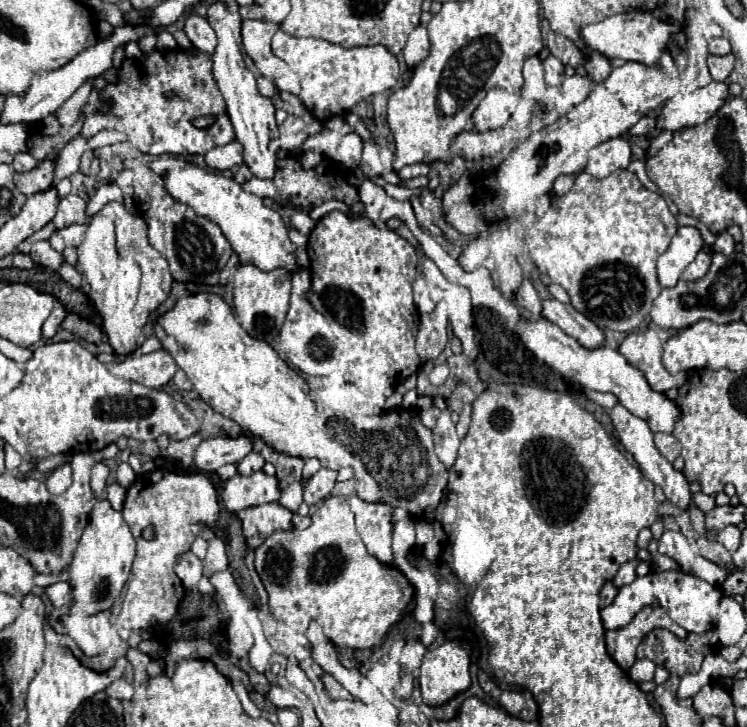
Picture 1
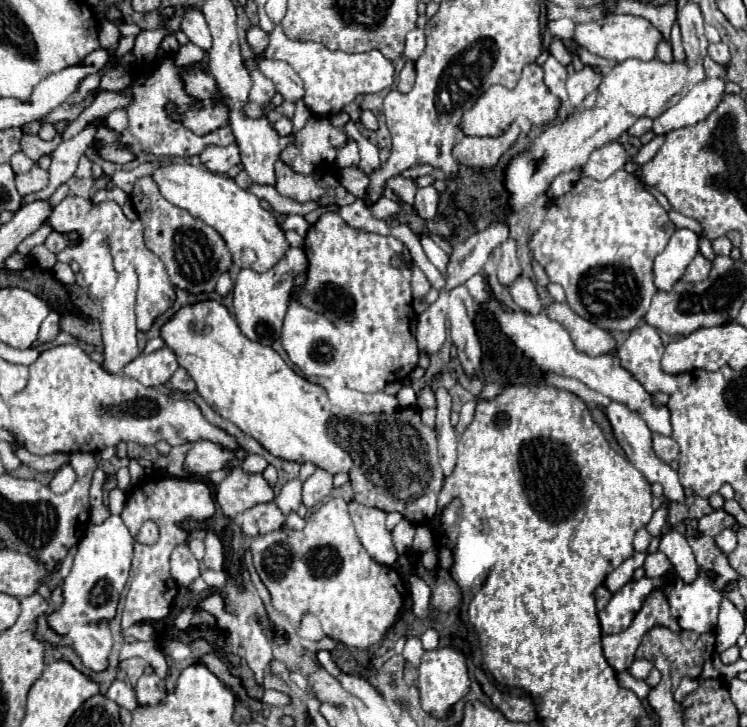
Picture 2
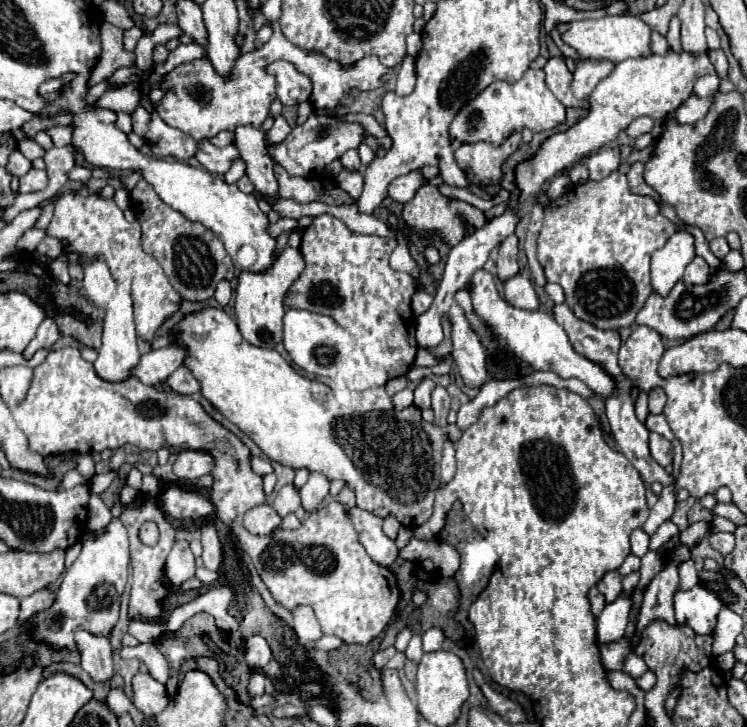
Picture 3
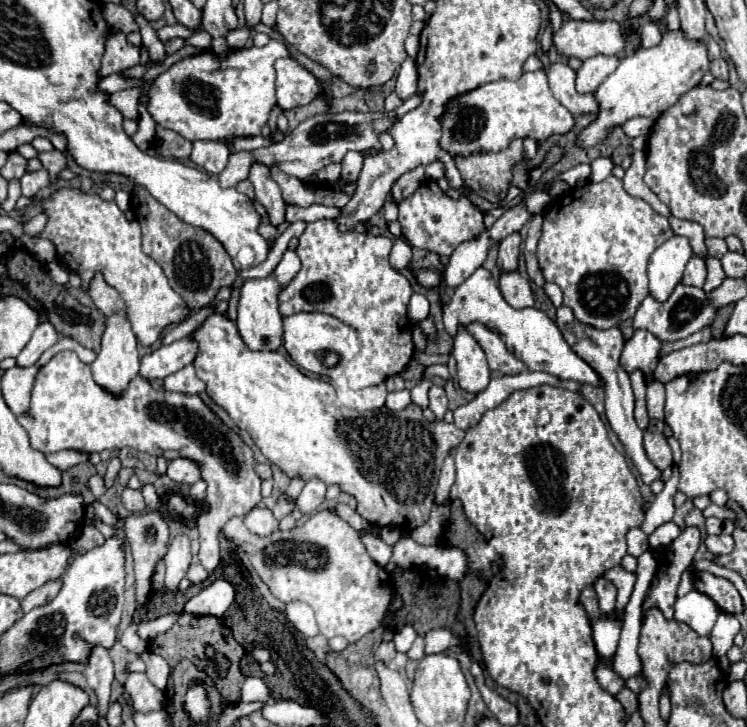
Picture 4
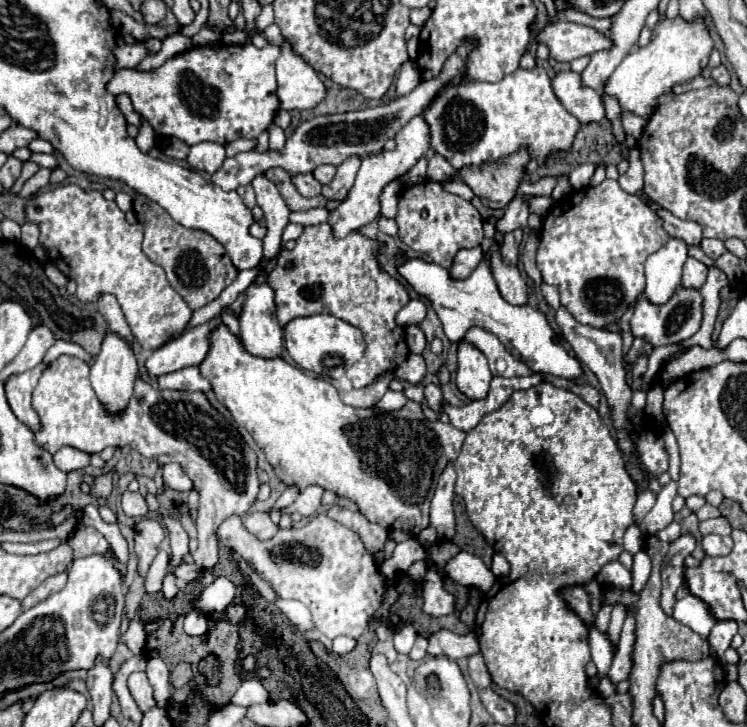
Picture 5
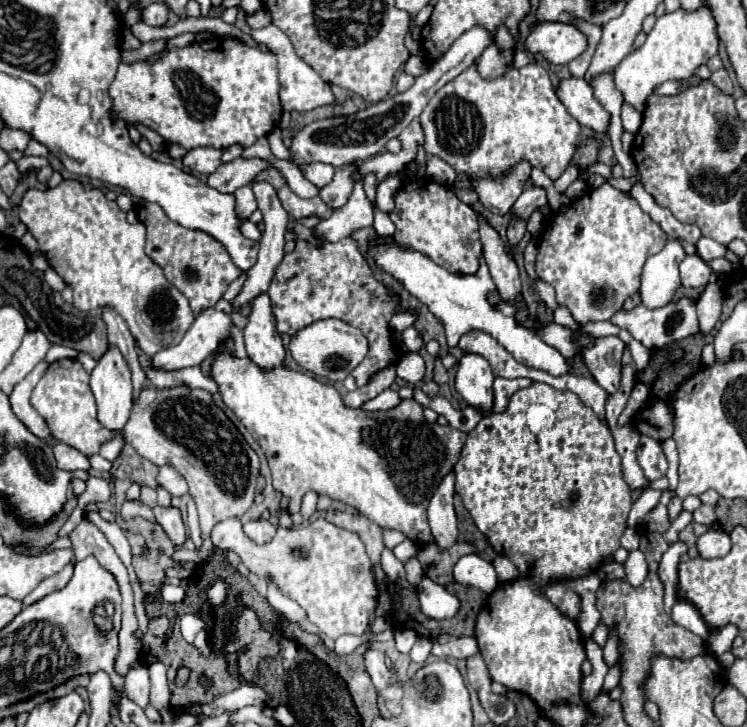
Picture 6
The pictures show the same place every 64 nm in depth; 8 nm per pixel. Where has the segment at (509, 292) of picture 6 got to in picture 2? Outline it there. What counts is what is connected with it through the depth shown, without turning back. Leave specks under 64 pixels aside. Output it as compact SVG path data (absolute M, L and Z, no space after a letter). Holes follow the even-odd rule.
M516 278L510 286L508 286L508 292L514 300L514 304L520 308L520 310L526 310L530 314L538 314L542 310L542 304L540 304L540 298L538 298L538 292L536 292L536 286L532 284L530 278Z

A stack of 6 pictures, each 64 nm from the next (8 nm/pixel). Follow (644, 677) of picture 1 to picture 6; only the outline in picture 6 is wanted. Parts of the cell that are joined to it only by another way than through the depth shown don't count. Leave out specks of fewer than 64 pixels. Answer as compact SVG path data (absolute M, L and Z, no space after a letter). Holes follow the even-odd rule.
M640 550L628 552L628 558L626 558L626 562L622 566L624 566L624 572L626 572L626 580L632 586L640 586L644 582L646 574L648 574L648 564L646 564L644 554ZM616 664L616 666L612 666L612 668L608 670L608 674L606 674L606 678L604 678L602 692L604 692L604 694L608 694L612 688L616 688L616 686L618 686L618 682L620 682L620 666Z

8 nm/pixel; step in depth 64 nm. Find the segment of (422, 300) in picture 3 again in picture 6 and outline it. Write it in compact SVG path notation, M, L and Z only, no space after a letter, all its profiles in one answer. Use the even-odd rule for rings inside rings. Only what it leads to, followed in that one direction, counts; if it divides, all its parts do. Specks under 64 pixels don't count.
M400 312L400 314L394 314L394 316L392 316L390 328L392 328L394 332L402 332L404 328L412 326L414 320L416 320L416 314L414 314L414 312Z

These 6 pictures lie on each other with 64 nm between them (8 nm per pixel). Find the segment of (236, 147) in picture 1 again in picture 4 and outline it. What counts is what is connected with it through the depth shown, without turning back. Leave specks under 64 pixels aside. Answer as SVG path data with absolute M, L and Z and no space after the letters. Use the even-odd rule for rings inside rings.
M194 142L190 160L206 170L208 174L220 174L226 168L226 162L230 158L230 150L224 142Z

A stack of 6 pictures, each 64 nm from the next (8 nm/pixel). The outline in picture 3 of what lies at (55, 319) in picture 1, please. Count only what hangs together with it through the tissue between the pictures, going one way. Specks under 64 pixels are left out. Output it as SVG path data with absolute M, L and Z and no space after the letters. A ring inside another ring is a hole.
M46 318L40 326L38 326L38 332L36 336L32 338L32 342L26 346L26 350L22 352L22 356L26 360L30 360L34 356L36 350L42 350L42 348L50 348L56 340L60 338L60 332L58 332L58 326L52 318Z

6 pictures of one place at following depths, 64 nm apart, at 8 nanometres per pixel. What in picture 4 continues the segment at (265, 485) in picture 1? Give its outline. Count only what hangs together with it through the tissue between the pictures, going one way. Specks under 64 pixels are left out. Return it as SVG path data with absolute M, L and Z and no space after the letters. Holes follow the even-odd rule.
M60 352L40 368L32 388L30 412L18 422L30 434L30 444L44 454L66 448L92 454L106 448L120 450L130 446L150 456L164 456L166 460L188 458L196 462L206 482L204 506L208 508L196 518L200 532L198 560L208 572L220 564L218 532L222 526L232 516L244 516L262 500L262 480L254 472L254 452L244 444L234 444L242 442L242 438L228 428L200 396L178 394L178 398L174 396L170 400L164 390L156 390L142 376L132 380L124 396L112 396L92 380L90 364L84 364L74 352Z

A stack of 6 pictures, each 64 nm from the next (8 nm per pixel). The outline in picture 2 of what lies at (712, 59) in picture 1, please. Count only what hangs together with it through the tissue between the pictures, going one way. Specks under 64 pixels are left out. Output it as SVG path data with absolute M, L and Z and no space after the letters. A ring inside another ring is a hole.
M704 58L704 72L710 78L724 78L726 76L726 68L720 68L720 64L716 64L712 58Z

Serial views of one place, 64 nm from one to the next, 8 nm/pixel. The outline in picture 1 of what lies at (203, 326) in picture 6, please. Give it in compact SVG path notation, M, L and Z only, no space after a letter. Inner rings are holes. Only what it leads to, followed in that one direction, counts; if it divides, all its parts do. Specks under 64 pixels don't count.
M166 350L144 354L140 358L128 358L118 366L112 366L112 372L116 376L140 382L148 388L162 388L172 380L176 370L178 366Z

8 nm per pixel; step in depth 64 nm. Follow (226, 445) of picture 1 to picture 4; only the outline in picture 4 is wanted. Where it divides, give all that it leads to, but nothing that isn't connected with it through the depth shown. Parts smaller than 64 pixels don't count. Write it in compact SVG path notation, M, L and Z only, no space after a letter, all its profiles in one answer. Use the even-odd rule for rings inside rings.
M172 460L172 462L168 462L166 474L172 482L186 484L186 486L192 486L194 482L200 480L200 472L196 472L196 464L192 464L192 460Z

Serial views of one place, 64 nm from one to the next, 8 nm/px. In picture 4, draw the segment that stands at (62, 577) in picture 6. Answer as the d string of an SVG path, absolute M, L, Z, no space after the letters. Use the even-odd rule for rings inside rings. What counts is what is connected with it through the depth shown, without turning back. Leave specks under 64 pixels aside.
M50 580L46 584L42 584L40 588L36 588L34 592L30 592L24 600L22 600L22 610L30 612L36 606L42 606L46 602L50 602L62 588L62 580Z

